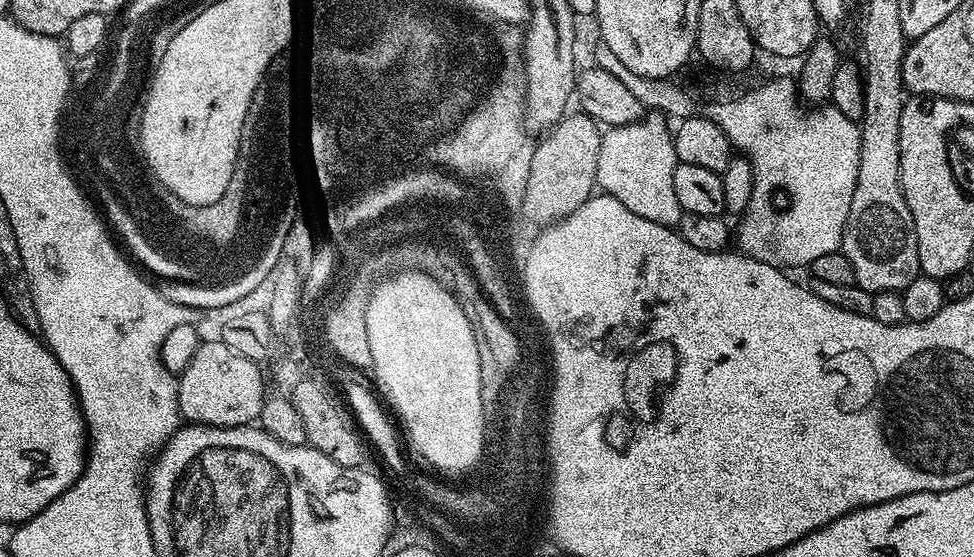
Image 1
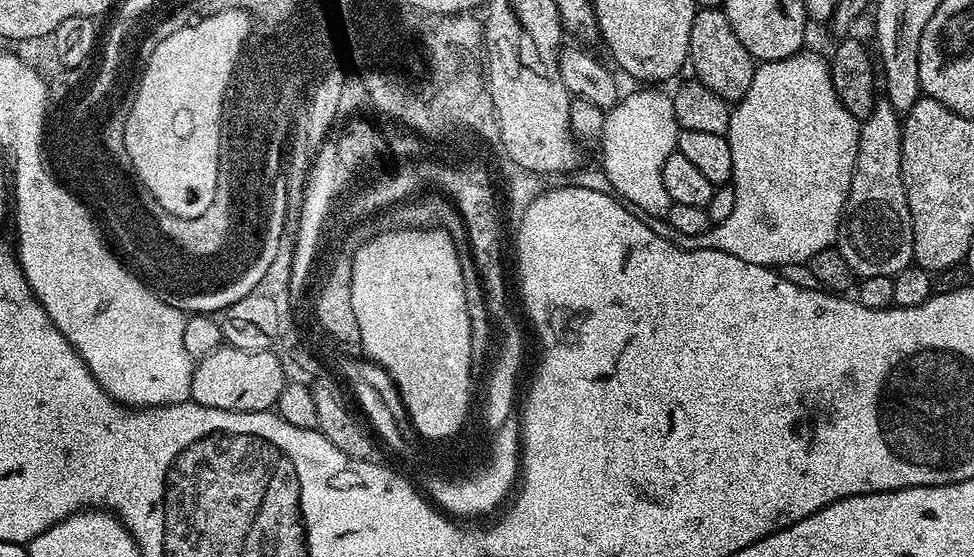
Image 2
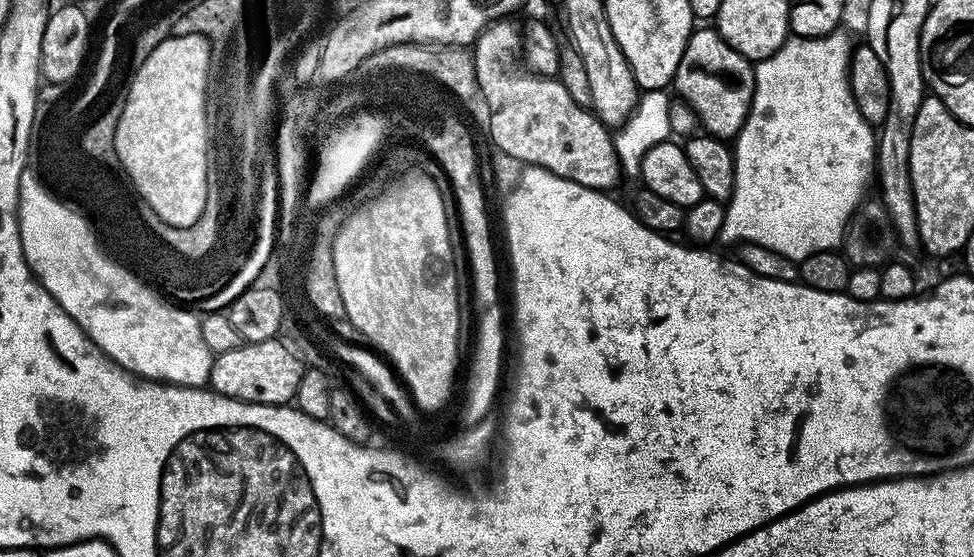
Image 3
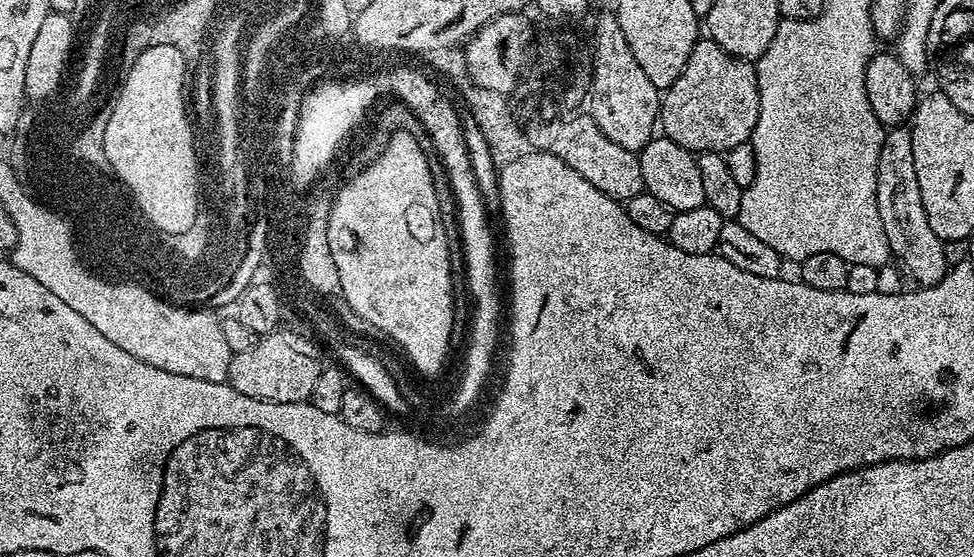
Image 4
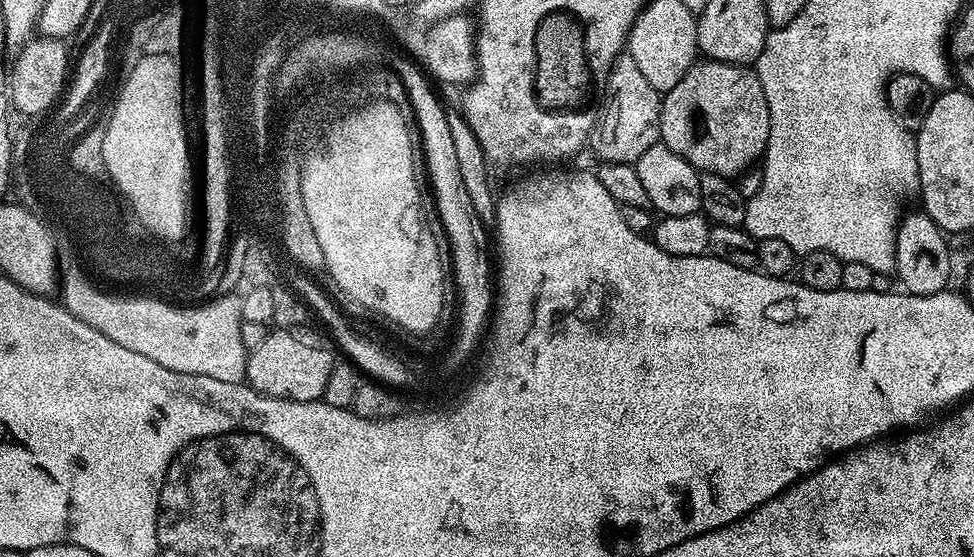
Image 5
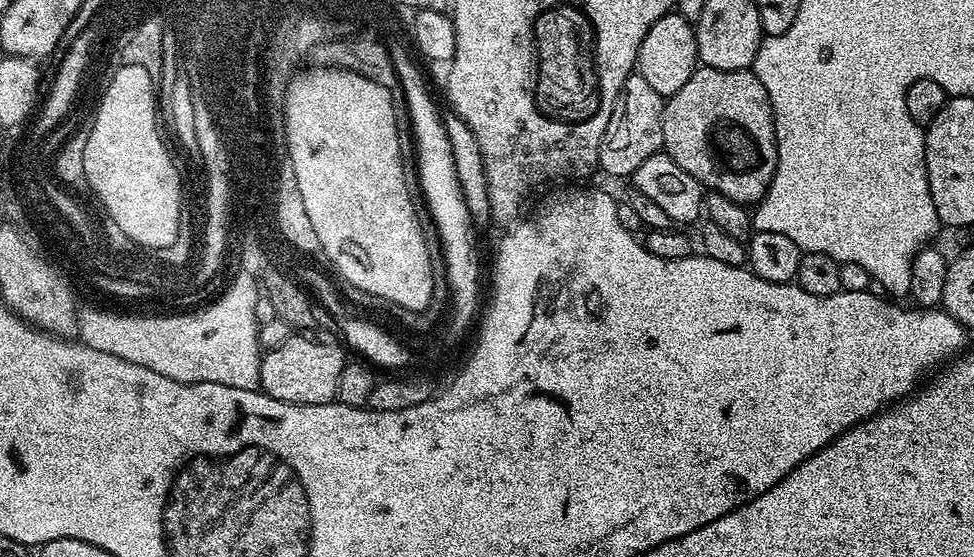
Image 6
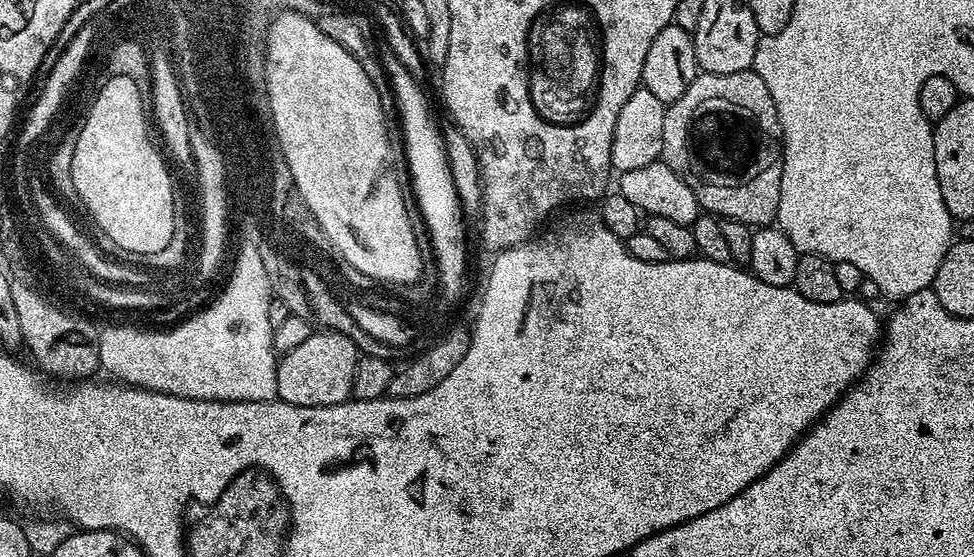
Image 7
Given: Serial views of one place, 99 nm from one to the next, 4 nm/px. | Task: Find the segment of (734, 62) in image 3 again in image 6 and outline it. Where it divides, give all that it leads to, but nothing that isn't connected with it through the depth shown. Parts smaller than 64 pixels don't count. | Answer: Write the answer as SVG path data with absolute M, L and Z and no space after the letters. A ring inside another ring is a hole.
M697 67L690 82L667 97L662 118L662 138L666 155L678 162L678 166L682 166L682 170L686 170L686 174L693 176L708 192L717 192L745 206L759 204L768 193L778 158L776 131L766 86L758 82L752 71L727 72Z

